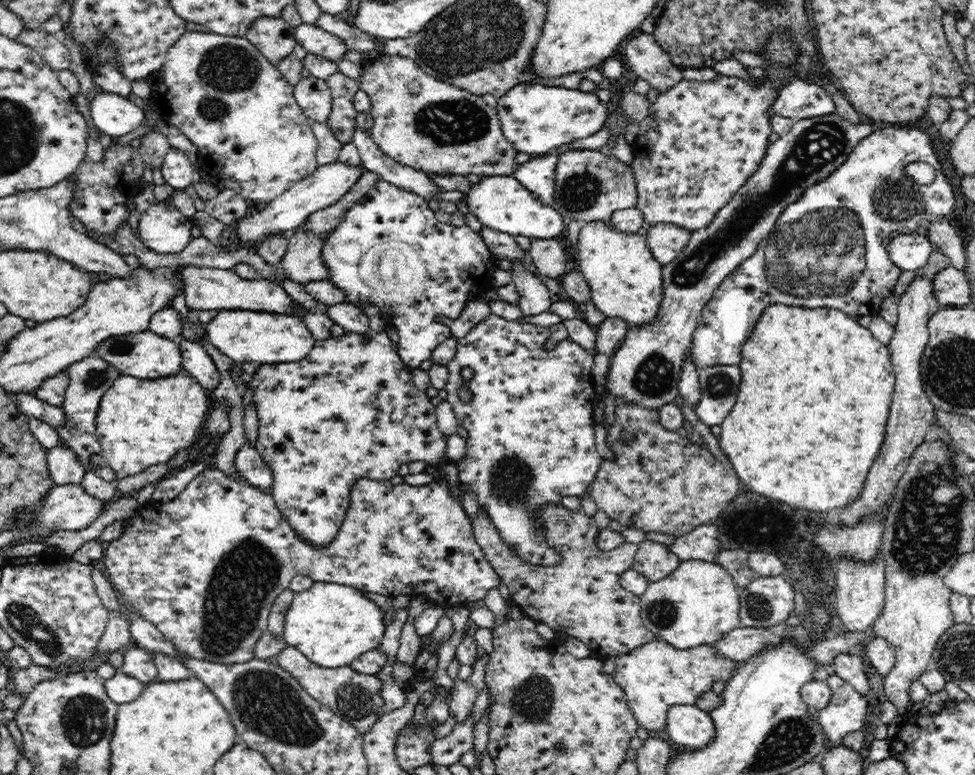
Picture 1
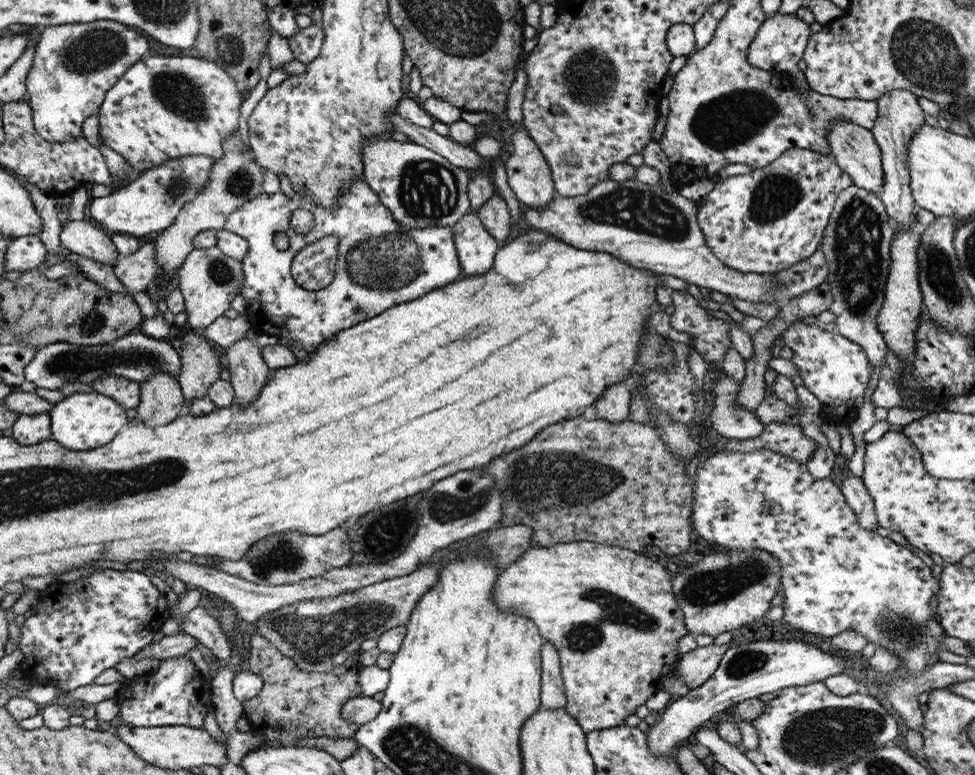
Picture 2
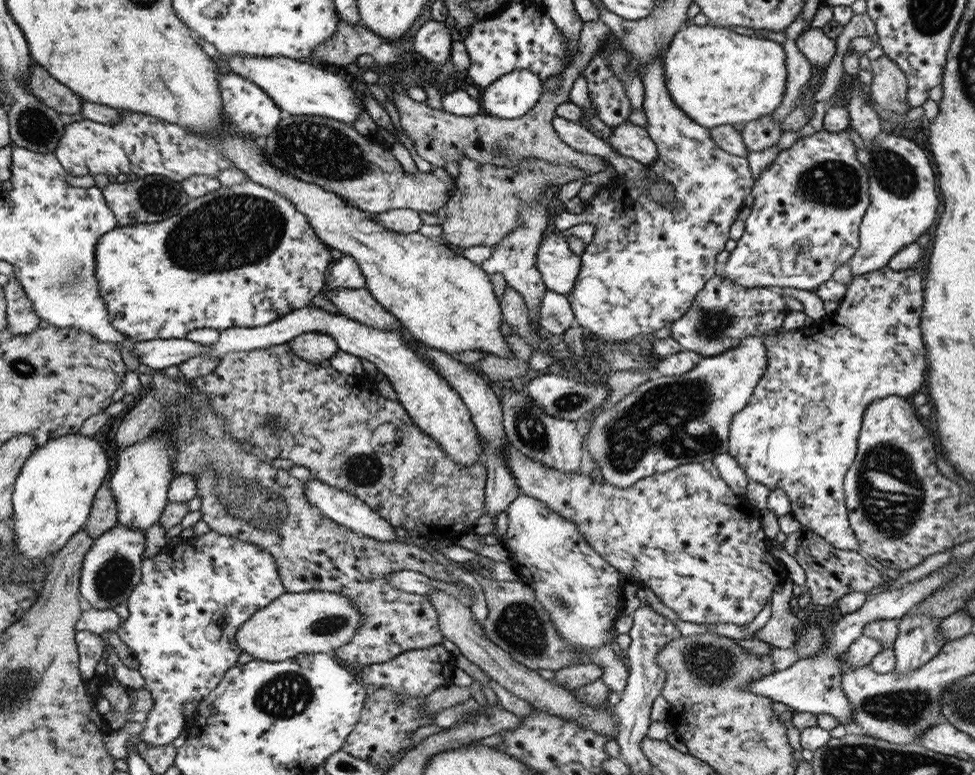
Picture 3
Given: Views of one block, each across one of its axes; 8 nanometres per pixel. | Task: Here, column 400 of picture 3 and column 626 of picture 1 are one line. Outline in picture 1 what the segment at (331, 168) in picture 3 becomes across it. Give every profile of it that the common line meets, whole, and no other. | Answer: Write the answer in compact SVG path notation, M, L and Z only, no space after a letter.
M566 150L558 156L556 162L556 180L554 186L554 202L552 206L559 212L568 224L571 220L581 223L596 220L609 221L615 210L634 208L637 206L637 186L631 165L626 165L609 153L602 153L600 150Z

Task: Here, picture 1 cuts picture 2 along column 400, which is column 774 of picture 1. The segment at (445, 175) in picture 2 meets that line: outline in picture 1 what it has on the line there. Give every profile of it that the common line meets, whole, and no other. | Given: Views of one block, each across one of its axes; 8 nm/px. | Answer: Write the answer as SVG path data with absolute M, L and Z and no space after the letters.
M834 114L814 116L796 120L788 134L770 142L764 158L758 165L757 171L739 188L739 191L716 213L706 228L698 229L691 235L689 244L679 256L671 260L662 268L662 296L659 314L650 324L630 326L624 340L611 358L611 368L607 373L605 392L614 394L617 403L637 404L644 408L657 410L665 404L672 403L679 394L682 365L687 350L691 348L693 334L698 324L704 306L713 299L718 285L744 262L754 255L758 246L764 241L769 232L772 232L776 220L780 218L782 210L802 196L806 188L822 182L850 156L850 152L862 138L872 134L875 130L869 121L863 120L860 124L852 124Z

